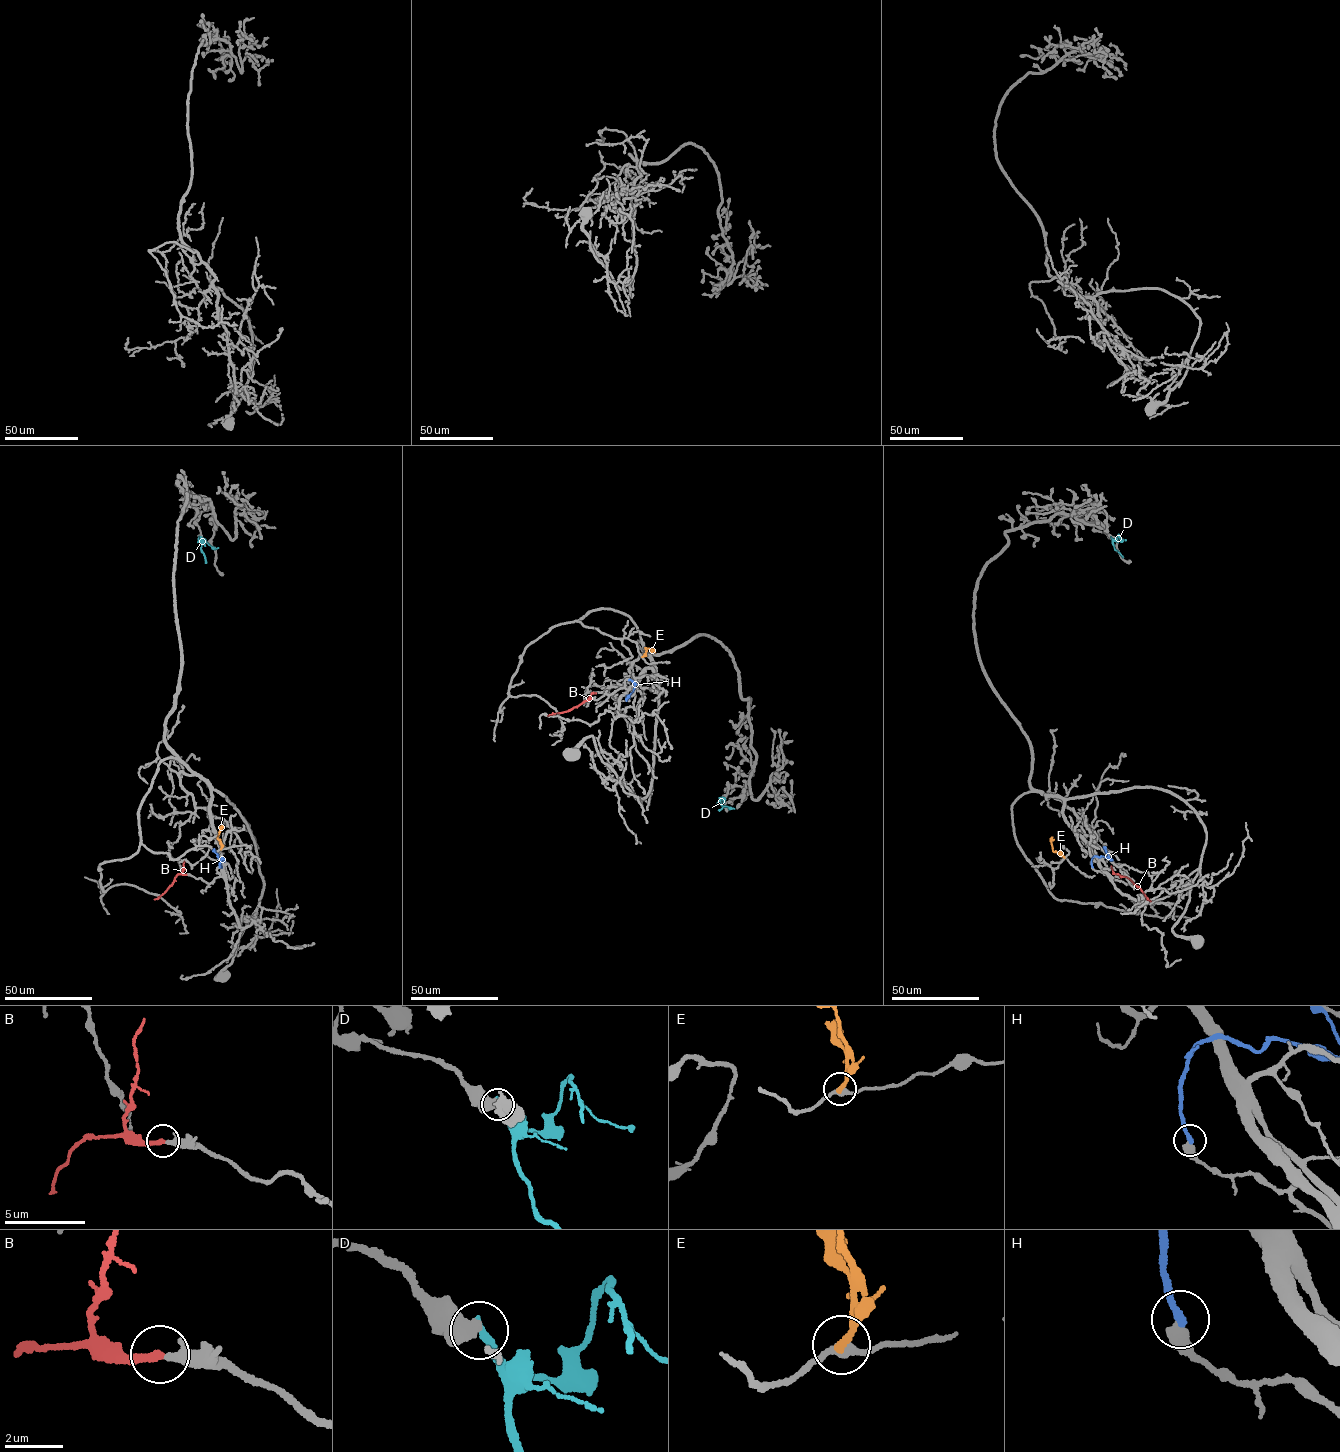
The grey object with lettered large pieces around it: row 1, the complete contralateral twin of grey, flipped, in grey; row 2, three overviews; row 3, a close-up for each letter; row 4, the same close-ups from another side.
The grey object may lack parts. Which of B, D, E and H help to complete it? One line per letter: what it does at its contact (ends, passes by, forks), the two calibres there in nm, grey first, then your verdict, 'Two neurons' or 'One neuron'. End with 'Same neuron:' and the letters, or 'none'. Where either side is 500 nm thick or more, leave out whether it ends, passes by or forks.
B: It ends there. Thickness 400 nm (grey) against 320 nm. One neuron
D: It ends there. Thickness 440 nm (grey) against 320 nm. Two neurons
E: It ends there. Thickness 280 nm (grey) against 240 nm. Two neurons
H: It ends there. Thickness 480 nm (grey) against 280 nm. Two neurons
Same neuron: B

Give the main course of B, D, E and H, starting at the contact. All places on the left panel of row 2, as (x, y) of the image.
B: (186, 874), (176, 875), (166, 890), (154, 899)
D: (201, 537), (199, 541), (199, 537), (218, 547)
E: (221, 849), (217, 838), (223, 825)
H: (219, 867), (223, 859), (220, 863), (213, 849)

